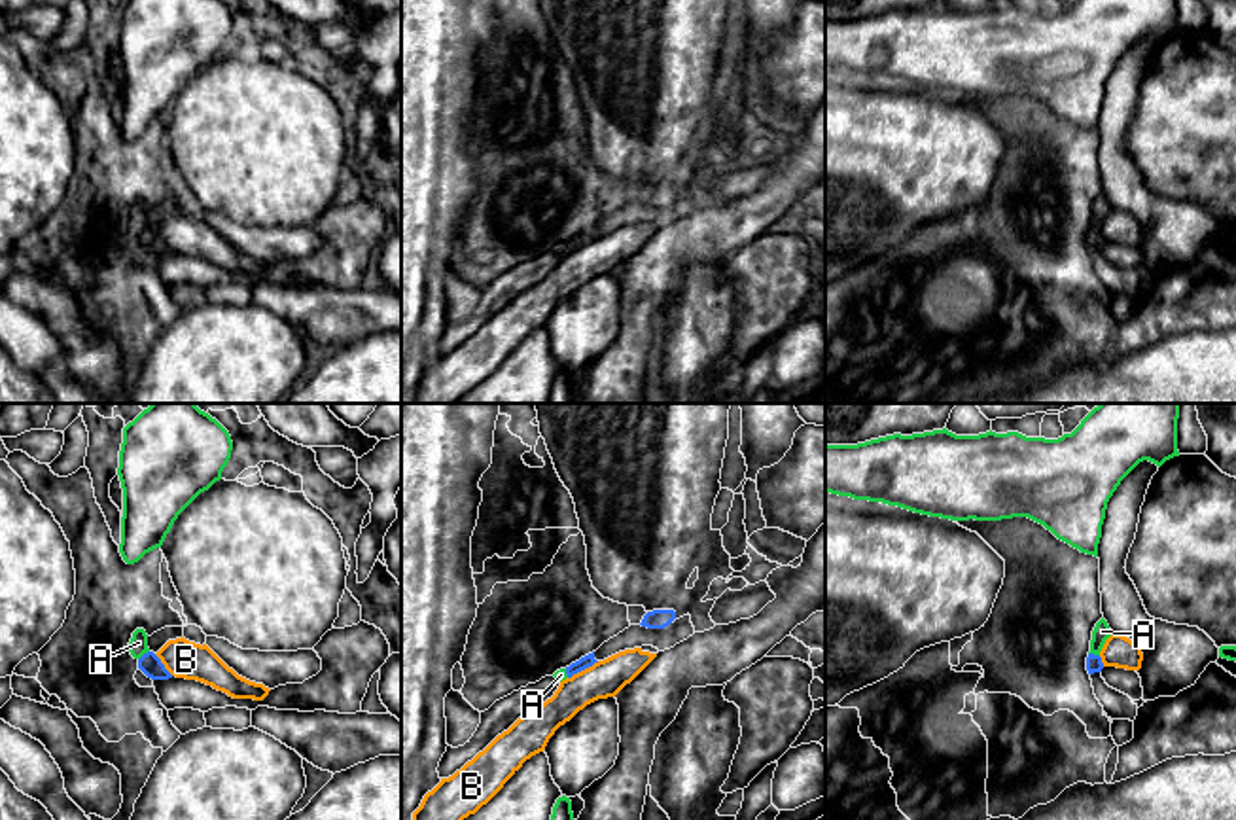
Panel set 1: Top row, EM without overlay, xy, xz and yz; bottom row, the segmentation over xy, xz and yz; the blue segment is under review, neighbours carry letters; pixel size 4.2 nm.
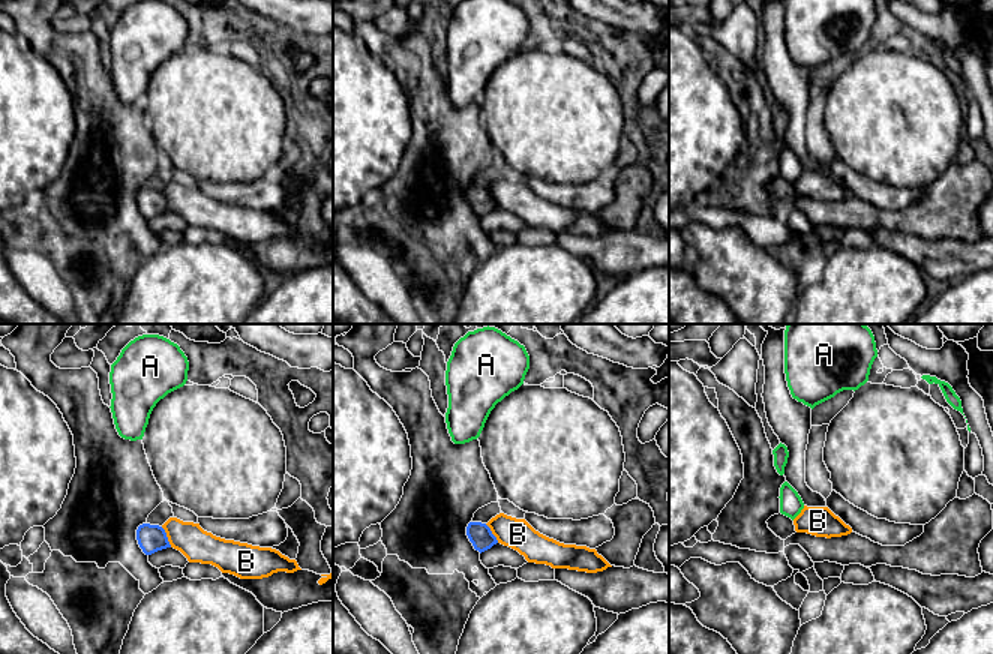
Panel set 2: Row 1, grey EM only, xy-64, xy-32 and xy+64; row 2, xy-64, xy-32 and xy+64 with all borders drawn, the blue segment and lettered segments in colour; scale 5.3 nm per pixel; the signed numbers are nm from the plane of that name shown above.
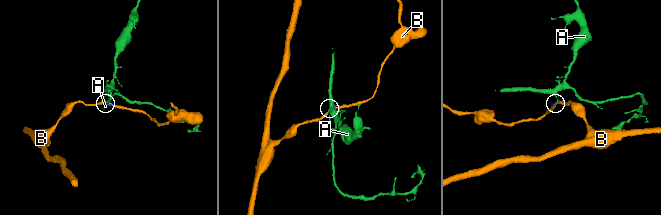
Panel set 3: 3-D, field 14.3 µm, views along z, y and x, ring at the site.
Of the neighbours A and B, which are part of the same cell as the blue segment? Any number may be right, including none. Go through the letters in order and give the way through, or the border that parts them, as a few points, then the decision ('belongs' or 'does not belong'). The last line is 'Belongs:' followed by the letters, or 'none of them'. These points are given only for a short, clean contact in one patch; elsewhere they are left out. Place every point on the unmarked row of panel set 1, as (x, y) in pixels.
A: along xy (148, 226), (139, 235) | does not belong
B: along xz (599, 237), (568, 254) | does not belong
Belongs: none of them

